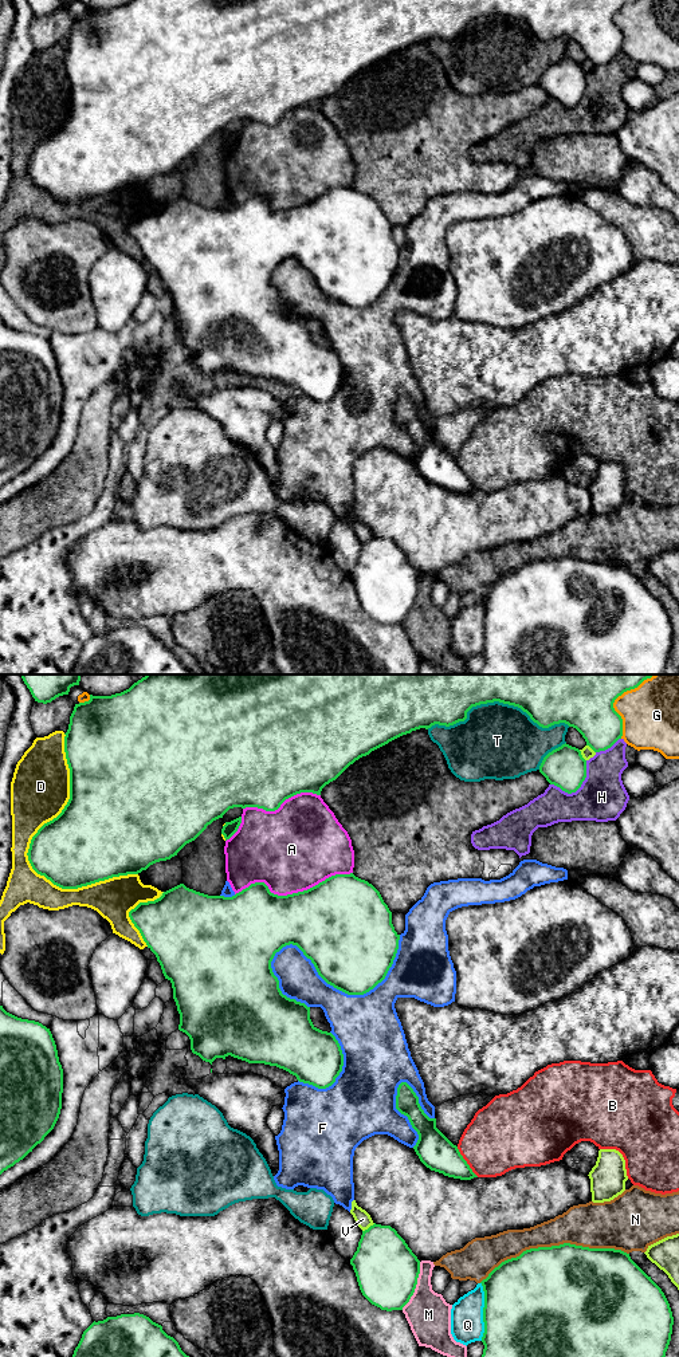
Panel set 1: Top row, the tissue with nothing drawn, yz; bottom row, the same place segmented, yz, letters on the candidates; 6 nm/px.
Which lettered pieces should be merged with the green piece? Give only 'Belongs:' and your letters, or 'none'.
Belongs: F

